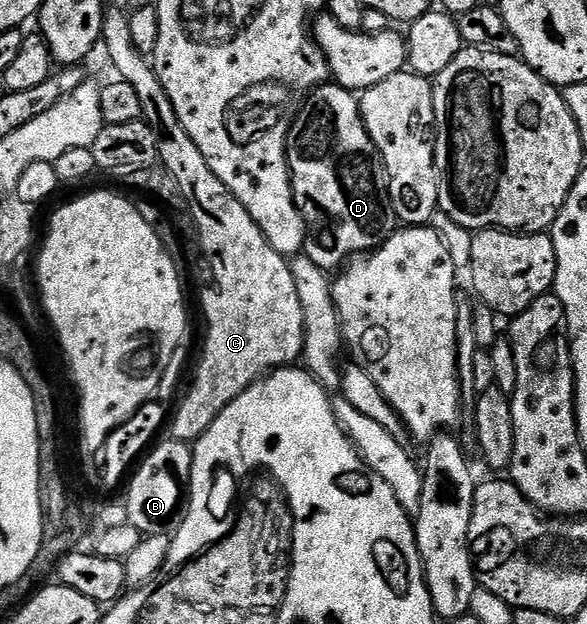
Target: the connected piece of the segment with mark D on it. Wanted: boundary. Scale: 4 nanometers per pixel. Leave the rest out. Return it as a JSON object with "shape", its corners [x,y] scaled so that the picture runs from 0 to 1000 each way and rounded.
{"shape":[[[557,131],[523,154],[491,208],[487,258],[494,268],[501,322],[521,351],[525,377],[518,407],[532,413],[538,426],[581,431],[596,412],[635,404],[678,370],[681,354],[664,322],[664,290],[658,285],[651,248],[617,192],[612,155],[598,143],[583,141],[574,131]]]}

